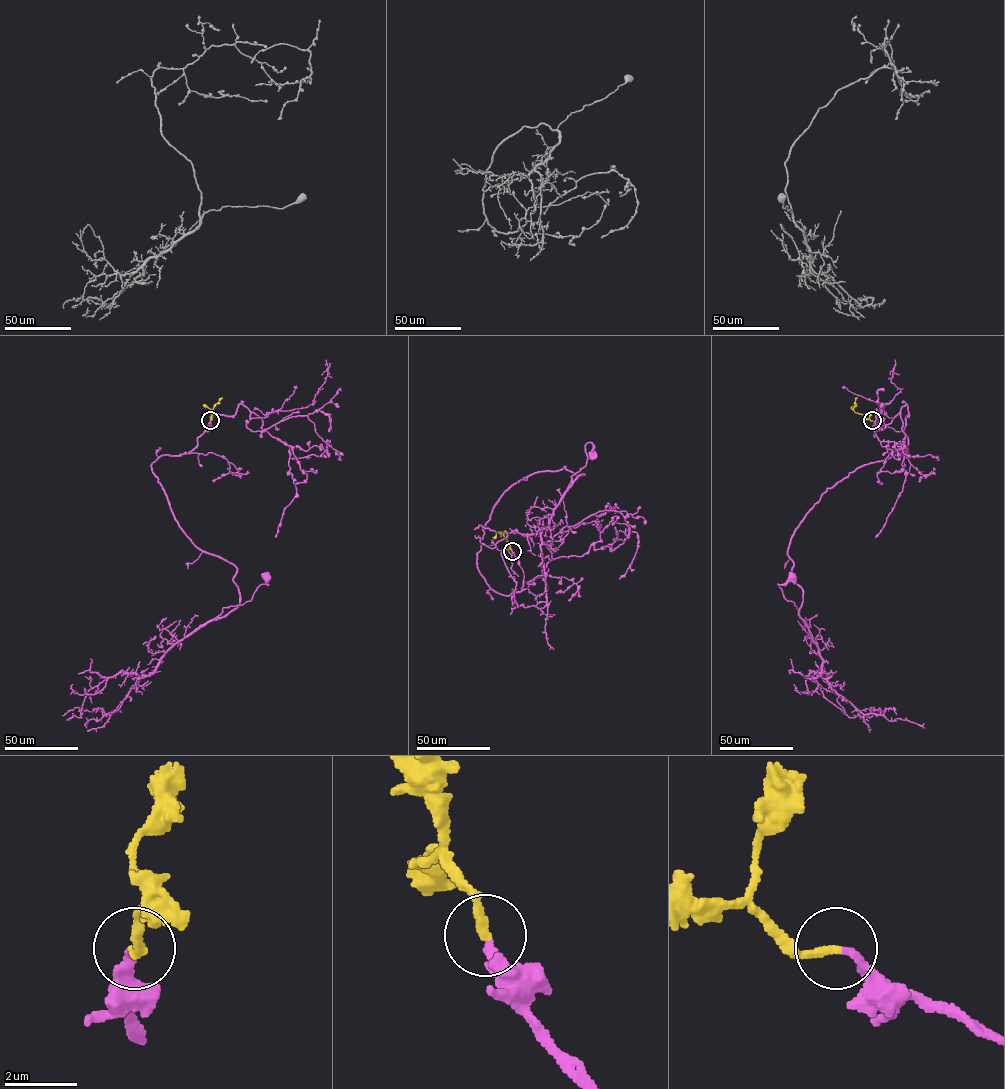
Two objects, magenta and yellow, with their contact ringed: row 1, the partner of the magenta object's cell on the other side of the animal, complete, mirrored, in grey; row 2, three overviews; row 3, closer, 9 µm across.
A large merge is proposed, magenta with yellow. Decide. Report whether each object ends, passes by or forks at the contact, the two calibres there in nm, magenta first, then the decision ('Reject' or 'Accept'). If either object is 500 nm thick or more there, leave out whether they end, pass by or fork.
At the ring magenta ends. At the ring yellow ends. Thickness 200 nm (magenta) against 240 nm. Accept

